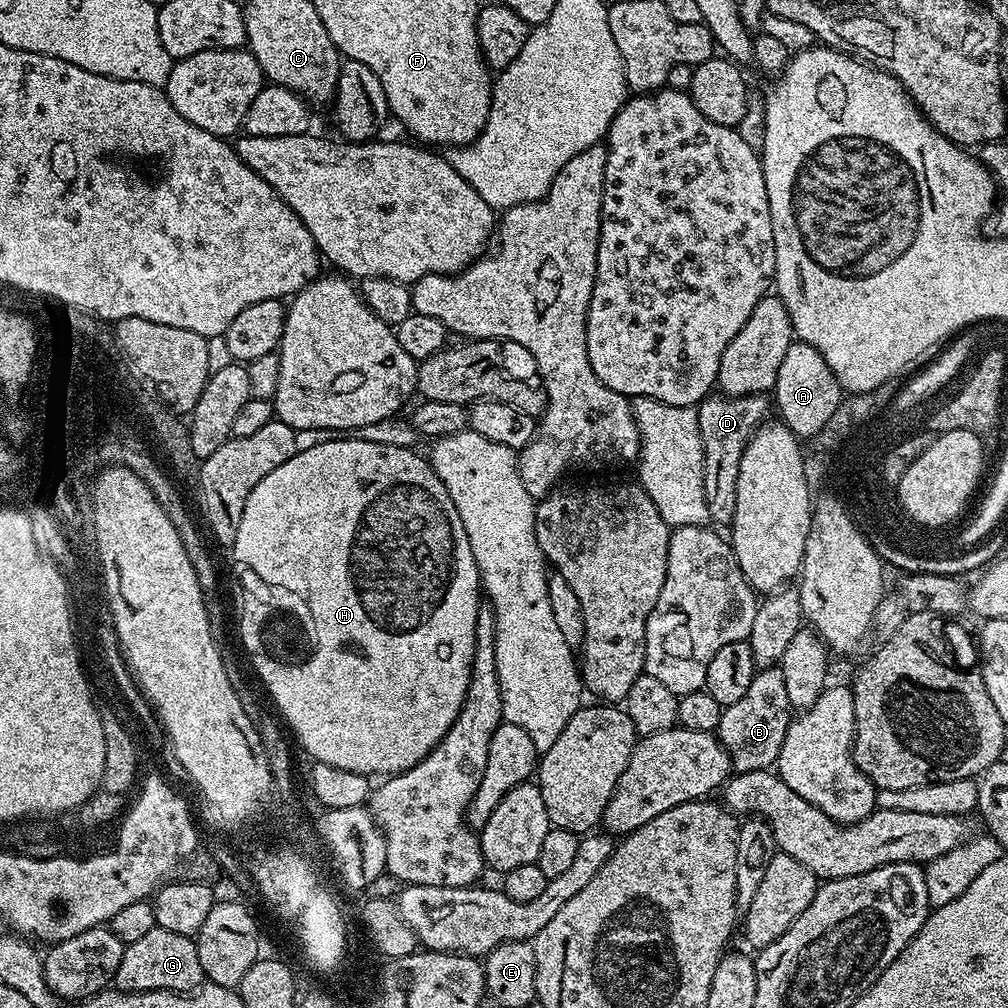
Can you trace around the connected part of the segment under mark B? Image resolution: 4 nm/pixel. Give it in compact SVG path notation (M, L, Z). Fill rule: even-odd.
M780 667L762 668L757 671L754 682L750 682L750 690L738 698L738 702L727 705L720 713L720 721L716 727L715 735L720 738L720 745L728 752L732 759L733 769L741 772L762 772L771 769L776 763L778 754L782 750L782 742L786 742L786 730L790 726L794 709L790 698L786 695L786 682L782 679Z

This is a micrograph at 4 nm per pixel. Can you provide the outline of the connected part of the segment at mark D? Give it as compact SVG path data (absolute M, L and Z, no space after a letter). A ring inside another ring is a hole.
M709 394L696 408L698 430L702 434L704 451L702 486L706 486L706 510L708 519L713 525L731 525L738 502L738 466L742 462L746 446L752 441L752 435L769 419L768 408L770 412L770 400L764 394L759 396Z

